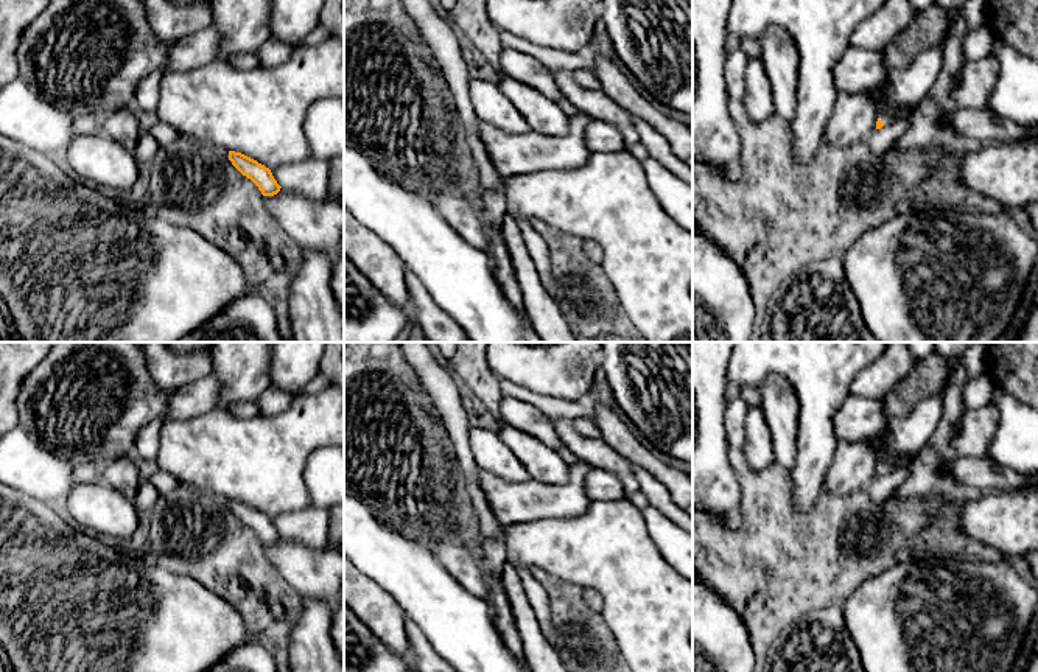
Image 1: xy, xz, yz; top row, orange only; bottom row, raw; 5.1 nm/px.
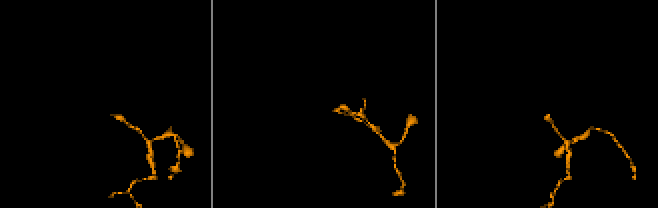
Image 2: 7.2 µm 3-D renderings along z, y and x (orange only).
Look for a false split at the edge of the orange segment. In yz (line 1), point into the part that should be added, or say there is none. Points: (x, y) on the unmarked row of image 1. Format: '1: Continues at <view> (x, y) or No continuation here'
1: Continues at yz (886, 468)

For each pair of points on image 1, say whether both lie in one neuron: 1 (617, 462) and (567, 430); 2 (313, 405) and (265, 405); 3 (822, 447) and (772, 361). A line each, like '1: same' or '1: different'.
1: same
2: different
3: same

